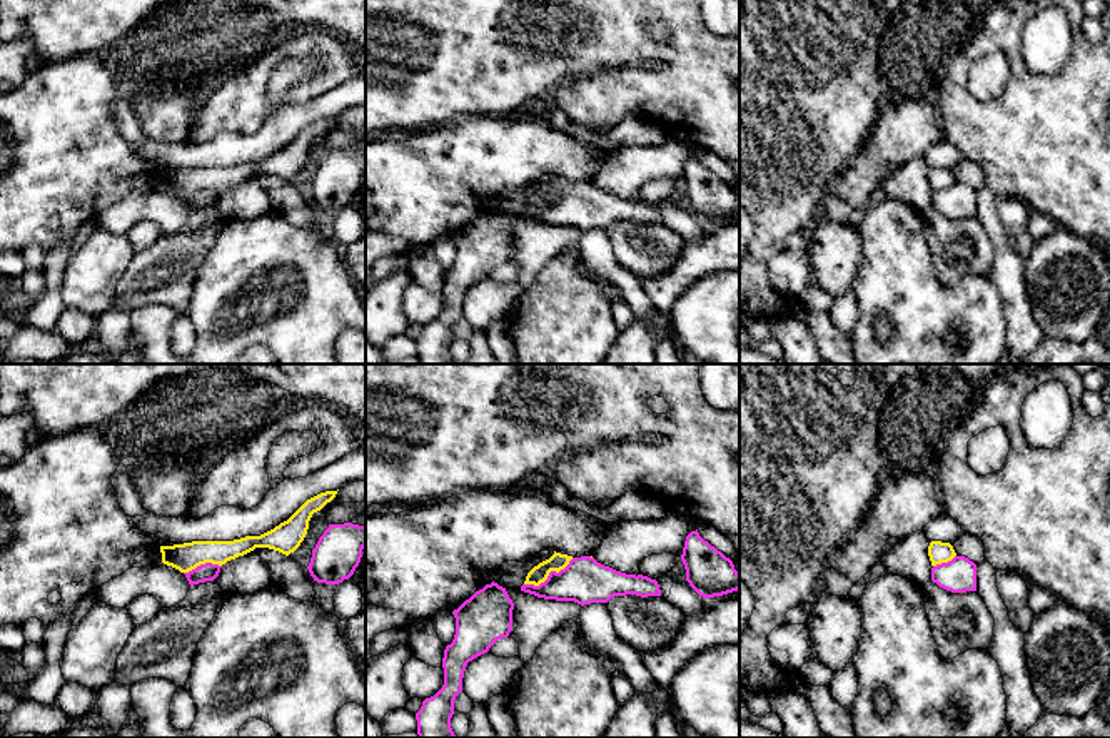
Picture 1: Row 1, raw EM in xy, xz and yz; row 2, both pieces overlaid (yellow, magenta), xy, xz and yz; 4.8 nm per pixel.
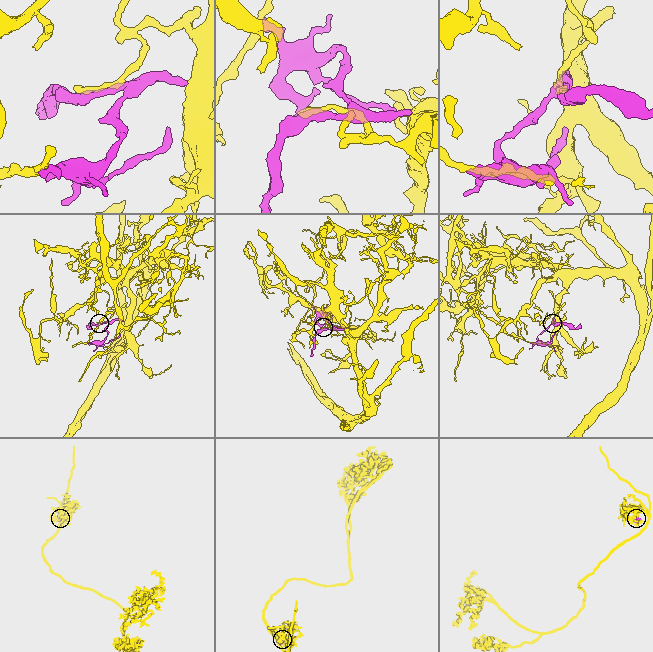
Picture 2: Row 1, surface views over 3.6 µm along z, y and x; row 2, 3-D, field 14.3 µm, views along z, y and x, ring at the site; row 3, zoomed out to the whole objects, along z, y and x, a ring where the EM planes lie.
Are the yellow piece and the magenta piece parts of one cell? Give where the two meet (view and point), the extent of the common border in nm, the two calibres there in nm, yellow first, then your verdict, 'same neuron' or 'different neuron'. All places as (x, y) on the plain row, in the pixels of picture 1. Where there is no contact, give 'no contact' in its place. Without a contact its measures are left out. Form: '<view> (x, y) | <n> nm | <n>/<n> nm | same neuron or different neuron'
xz (548, 201) | 280 nm | 90/220 nm | same neuron

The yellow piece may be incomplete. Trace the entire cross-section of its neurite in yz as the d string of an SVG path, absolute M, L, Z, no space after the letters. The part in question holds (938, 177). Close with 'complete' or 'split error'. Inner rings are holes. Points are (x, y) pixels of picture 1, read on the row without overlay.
M931 167L928 172L931 207L951 219L976 217L976 190L958 182L950 169Z | split error

